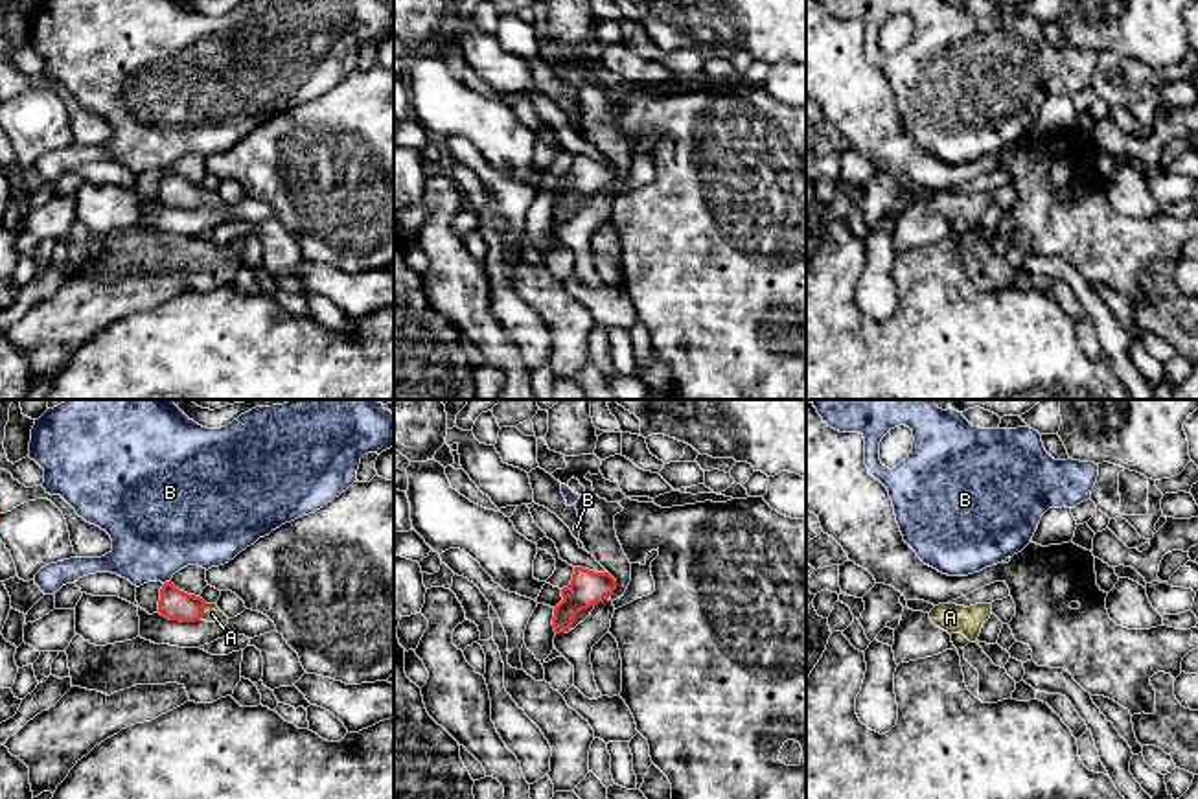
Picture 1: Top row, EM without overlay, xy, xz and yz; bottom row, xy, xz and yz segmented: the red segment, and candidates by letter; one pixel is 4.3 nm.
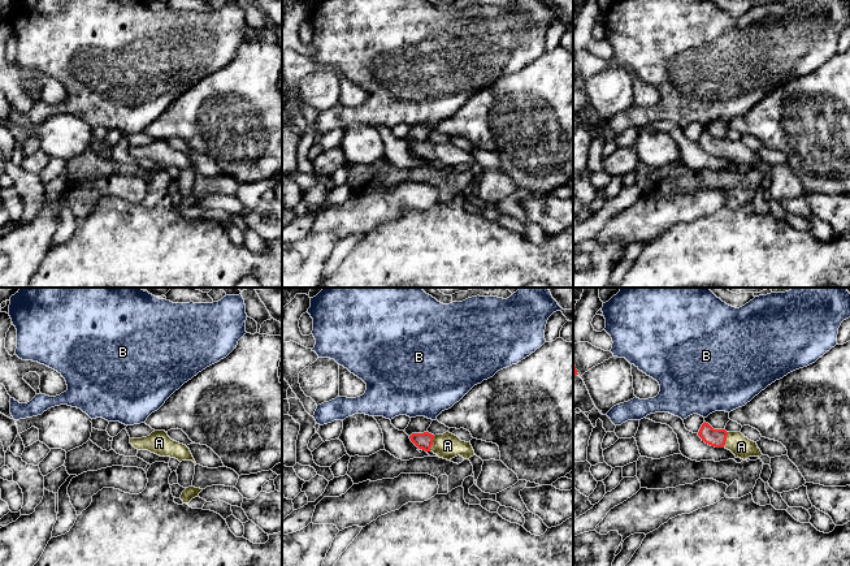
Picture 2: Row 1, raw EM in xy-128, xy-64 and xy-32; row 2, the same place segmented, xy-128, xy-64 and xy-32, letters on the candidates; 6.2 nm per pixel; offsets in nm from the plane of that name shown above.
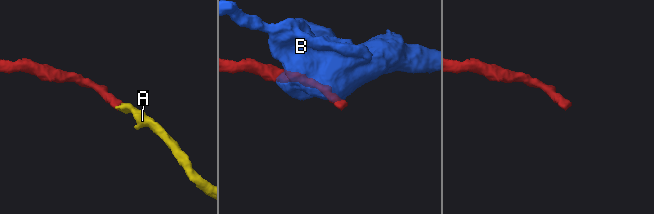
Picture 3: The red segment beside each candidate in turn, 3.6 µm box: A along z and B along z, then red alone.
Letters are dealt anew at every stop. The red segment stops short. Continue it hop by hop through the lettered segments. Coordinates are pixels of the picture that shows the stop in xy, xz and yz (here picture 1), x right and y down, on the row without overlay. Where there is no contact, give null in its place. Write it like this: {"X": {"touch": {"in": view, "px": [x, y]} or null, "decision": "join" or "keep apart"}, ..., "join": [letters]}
{"A": {"touch": {"in": "xy", "px": [203, 199]}, "decision": "join"}, "B": {"touch": {"in": "xy", "px": [166, 170]}, "decision": "keep apart"}, "join": ["A"]}

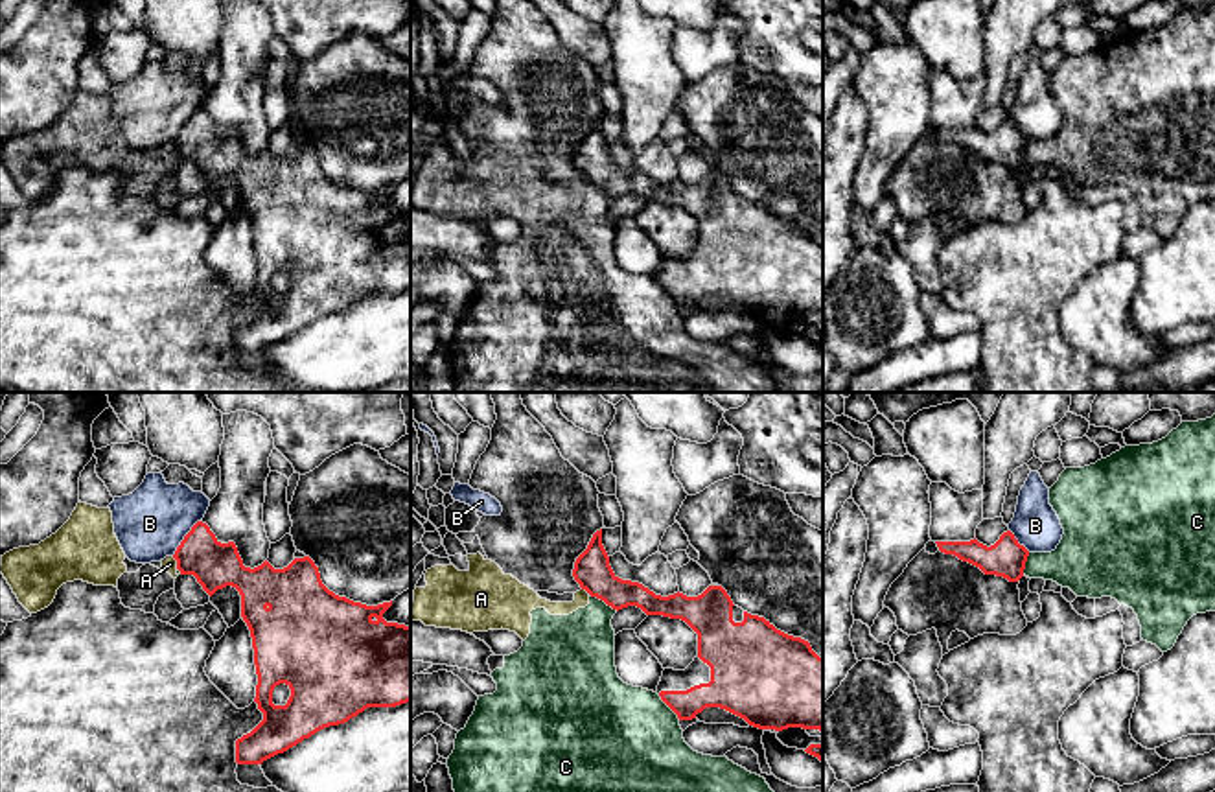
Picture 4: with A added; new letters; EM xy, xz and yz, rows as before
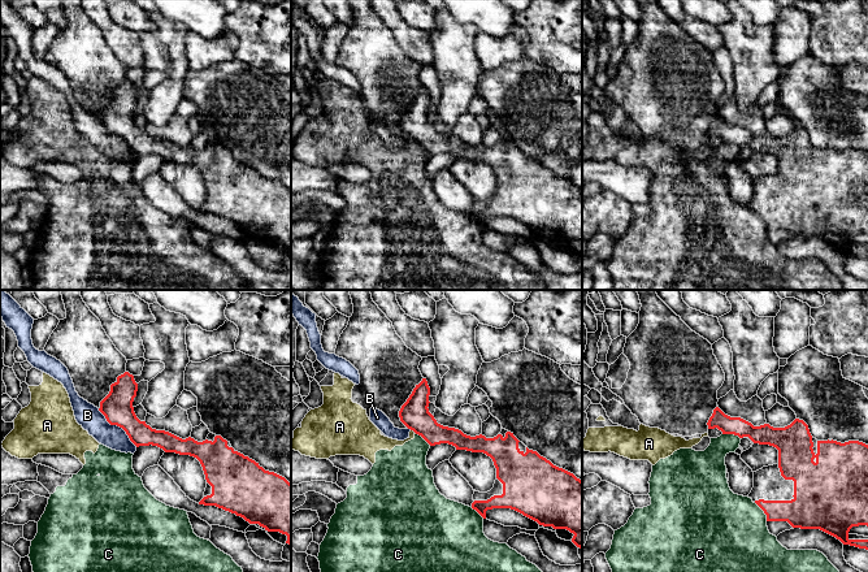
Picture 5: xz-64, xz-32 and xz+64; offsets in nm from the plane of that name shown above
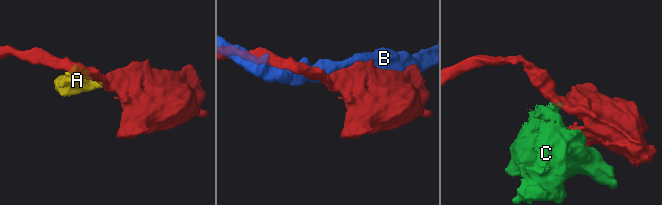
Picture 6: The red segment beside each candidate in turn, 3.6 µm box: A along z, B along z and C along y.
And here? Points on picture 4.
{"A": {"touch": {"in": "xy", "px": [177, 150]}, "decision": "keep apart"}, "B": {"touch": {"in": "xy", "px": [185, 124]}, "decision": "keep apart"}, "C": {"touch": {"in": "xz", "px": [604, 188]}, "decision": "keep apart"}, "join": []}

